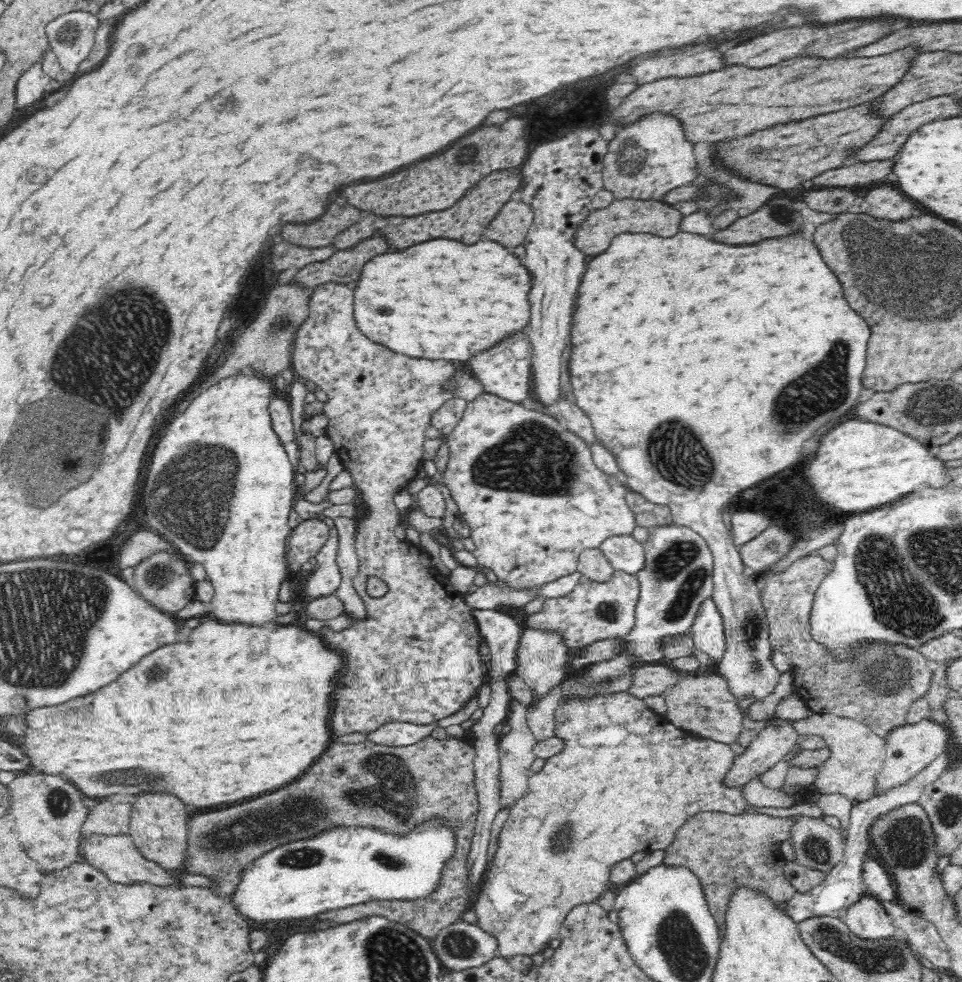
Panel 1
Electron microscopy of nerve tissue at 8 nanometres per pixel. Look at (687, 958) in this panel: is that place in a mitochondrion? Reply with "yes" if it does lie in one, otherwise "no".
yes

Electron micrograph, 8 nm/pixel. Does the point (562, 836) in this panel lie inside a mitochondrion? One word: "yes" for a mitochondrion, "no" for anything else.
yes

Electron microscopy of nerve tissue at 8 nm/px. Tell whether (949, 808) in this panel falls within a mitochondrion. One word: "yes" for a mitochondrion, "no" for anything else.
yes

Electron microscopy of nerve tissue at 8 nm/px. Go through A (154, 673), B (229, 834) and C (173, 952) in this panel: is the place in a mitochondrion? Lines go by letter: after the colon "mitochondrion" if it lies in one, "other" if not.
A: other
B: mitochondrion
C: other

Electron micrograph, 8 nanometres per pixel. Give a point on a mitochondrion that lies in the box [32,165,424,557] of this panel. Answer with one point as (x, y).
(277, 326)

